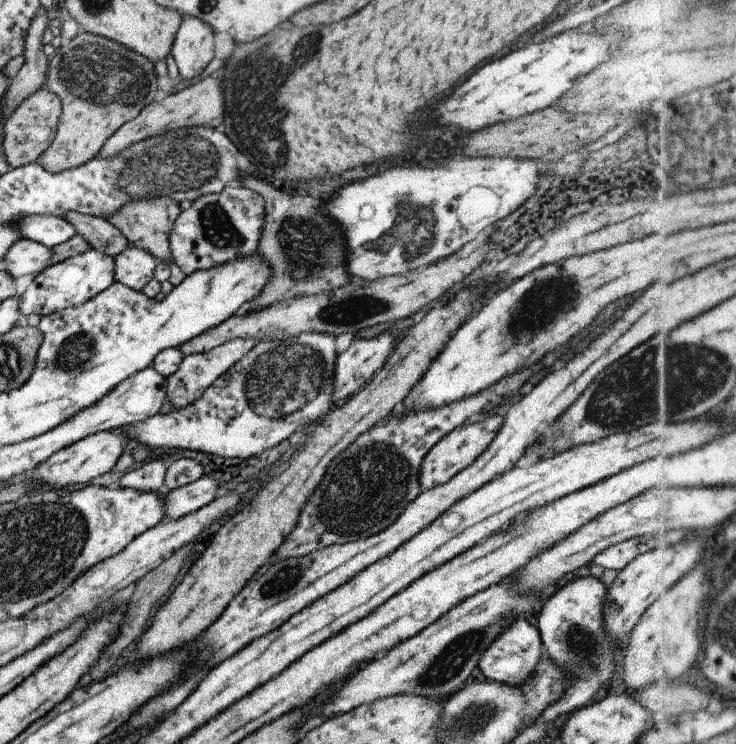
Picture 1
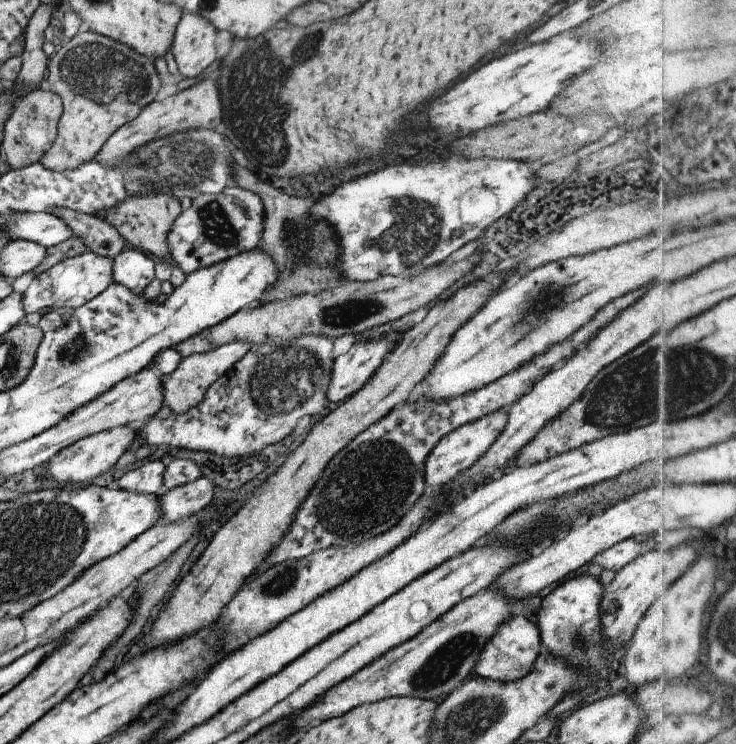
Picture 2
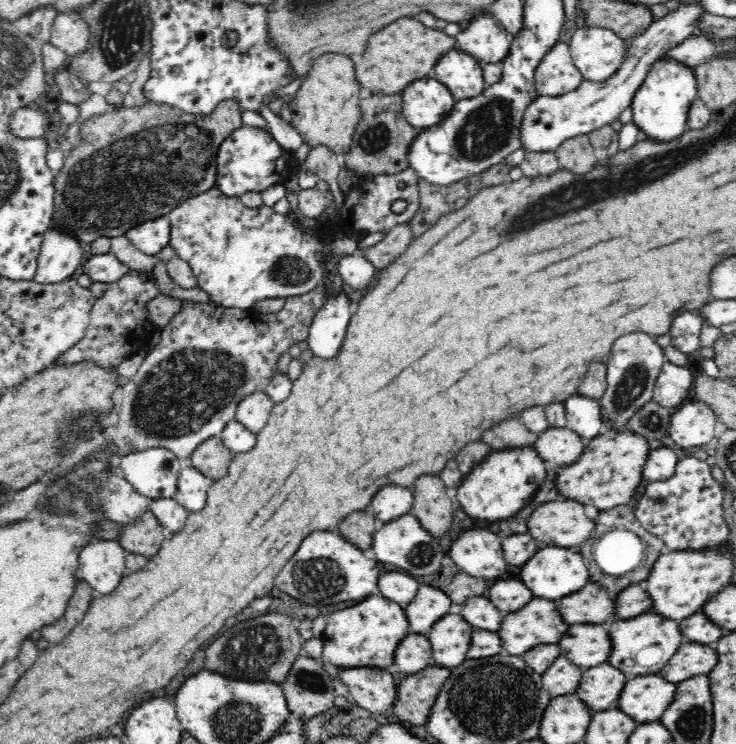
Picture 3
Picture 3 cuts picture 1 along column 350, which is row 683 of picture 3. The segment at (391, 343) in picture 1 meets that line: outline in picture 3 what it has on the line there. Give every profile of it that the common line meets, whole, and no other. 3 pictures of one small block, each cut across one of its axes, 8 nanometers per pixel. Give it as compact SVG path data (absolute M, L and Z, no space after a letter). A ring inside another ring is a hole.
M378 667L343 668L339 677L354 699L356 713L382 714L393 708L397 697L397 677L392 670Z

